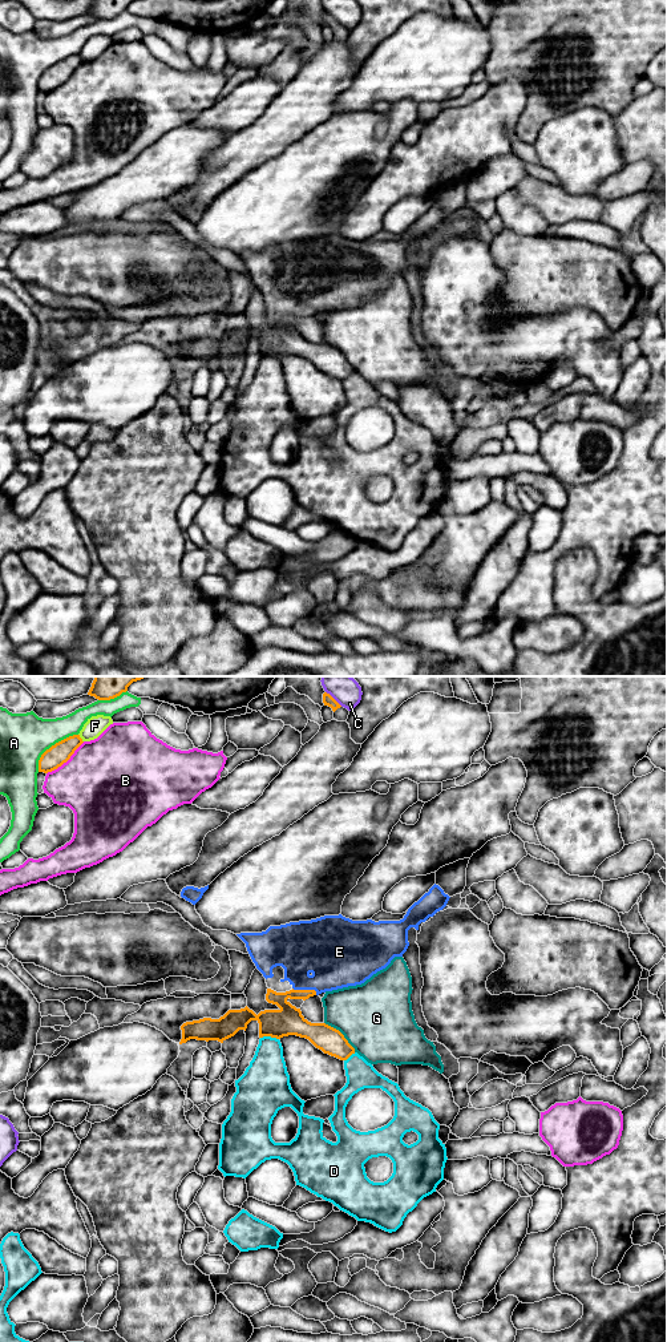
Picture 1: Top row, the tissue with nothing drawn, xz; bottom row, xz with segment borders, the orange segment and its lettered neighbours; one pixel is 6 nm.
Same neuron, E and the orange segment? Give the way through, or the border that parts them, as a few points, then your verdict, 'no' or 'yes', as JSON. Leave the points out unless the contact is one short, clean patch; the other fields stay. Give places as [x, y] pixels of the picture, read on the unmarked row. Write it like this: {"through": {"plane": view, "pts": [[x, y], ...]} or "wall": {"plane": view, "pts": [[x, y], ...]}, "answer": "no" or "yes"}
{"through": {"plane": "xz", "pts": [[288, 340], [286, 319], [306, 310], [335, 281]]}, "answer": "yes"}

